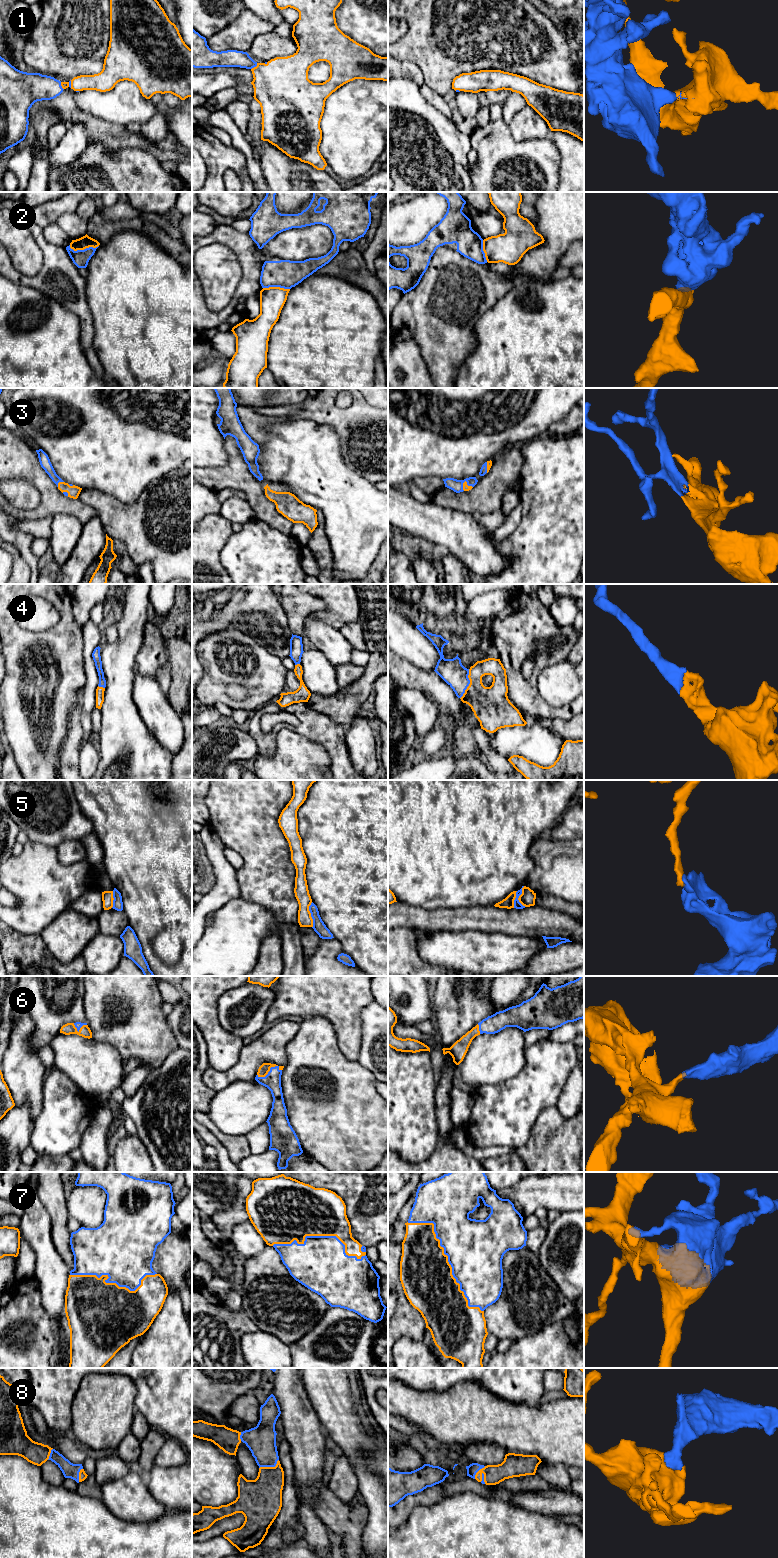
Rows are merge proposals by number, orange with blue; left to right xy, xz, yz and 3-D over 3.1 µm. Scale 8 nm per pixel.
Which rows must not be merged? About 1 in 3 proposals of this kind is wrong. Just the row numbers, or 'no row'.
2, 5

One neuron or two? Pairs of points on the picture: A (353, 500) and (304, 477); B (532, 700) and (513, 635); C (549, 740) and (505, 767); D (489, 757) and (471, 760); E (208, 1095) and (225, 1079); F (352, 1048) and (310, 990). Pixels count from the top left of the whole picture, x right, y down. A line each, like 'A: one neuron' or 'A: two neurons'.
A: one neuron
B: one neuron
C: two neurons
D: two neurons
E: two neurons
F: one neuron

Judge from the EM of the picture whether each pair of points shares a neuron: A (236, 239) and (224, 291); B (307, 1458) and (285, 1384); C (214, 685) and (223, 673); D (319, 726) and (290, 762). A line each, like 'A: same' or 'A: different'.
A: different
B: same
C: same
D: different

